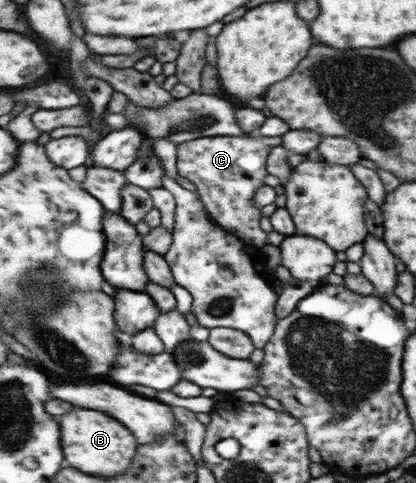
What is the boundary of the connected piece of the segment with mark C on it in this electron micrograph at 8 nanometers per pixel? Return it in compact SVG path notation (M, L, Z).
M281 136L277 137L201 137L177 145L178 173L196 186L196 192L204 202L212 220L241 241L255 248L261 248L267 235L261 227L261 217L265 211L252 203L253 194L263 185L265 159L269 150L281 146Z

